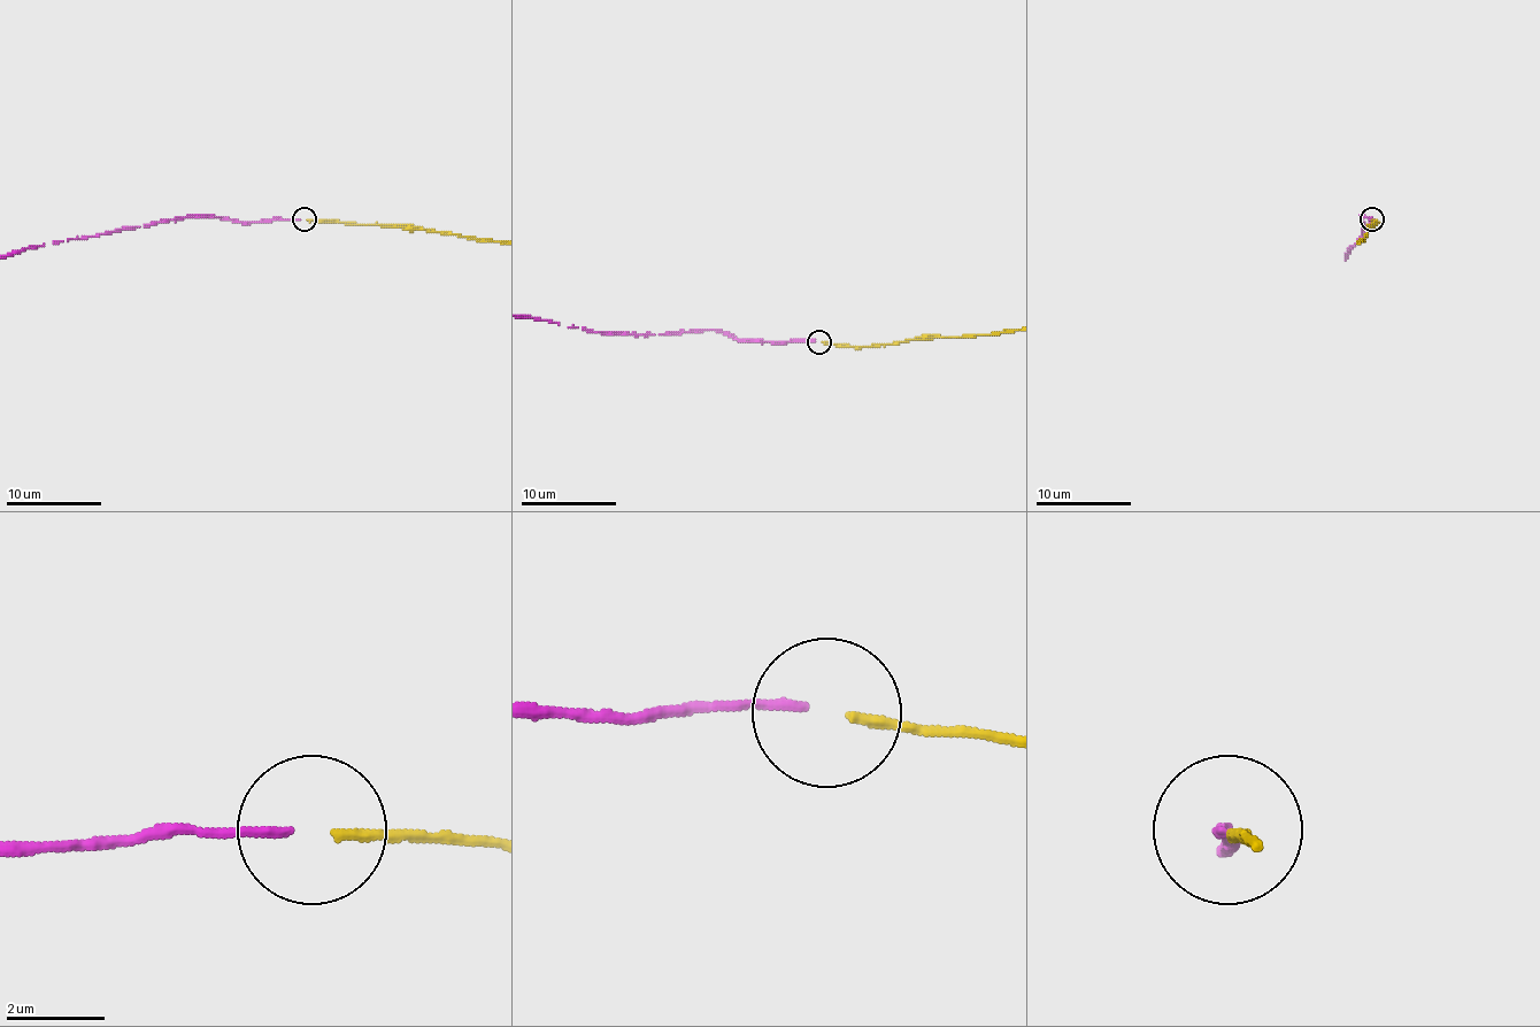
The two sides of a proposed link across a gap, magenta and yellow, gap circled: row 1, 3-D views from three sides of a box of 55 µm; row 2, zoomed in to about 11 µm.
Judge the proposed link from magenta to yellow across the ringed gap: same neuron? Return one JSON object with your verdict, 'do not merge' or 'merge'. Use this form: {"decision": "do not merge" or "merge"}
{"decision": "merge"}

